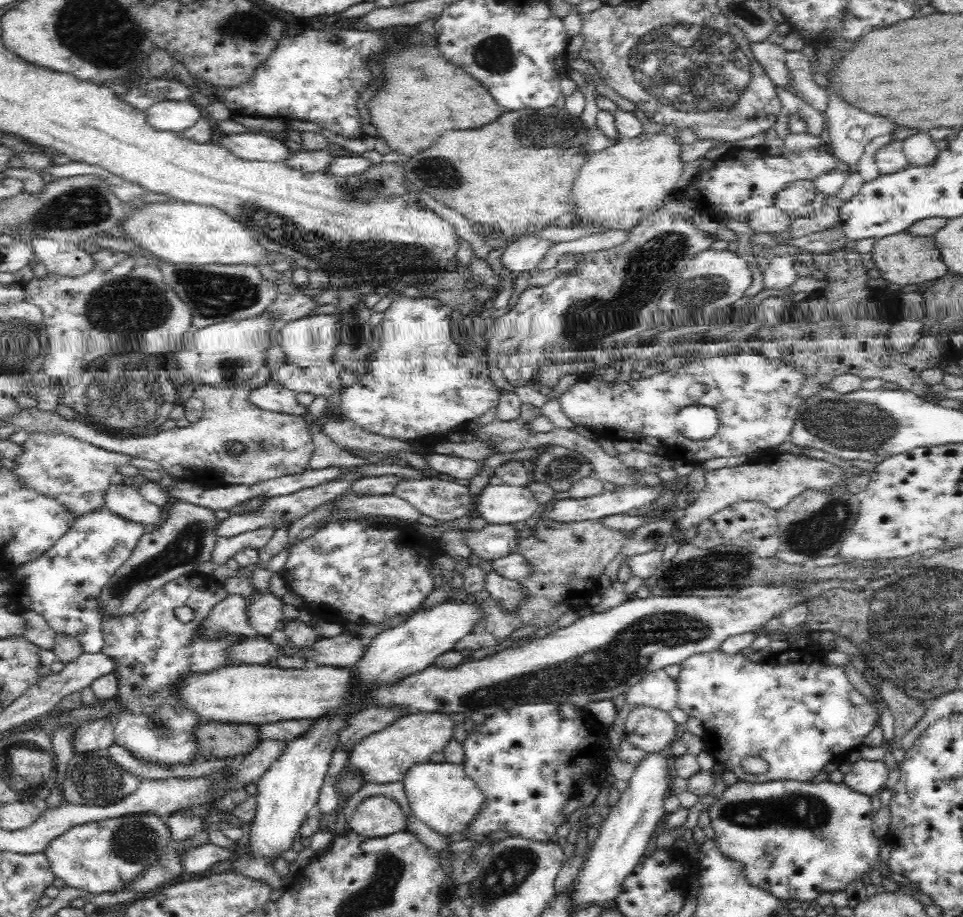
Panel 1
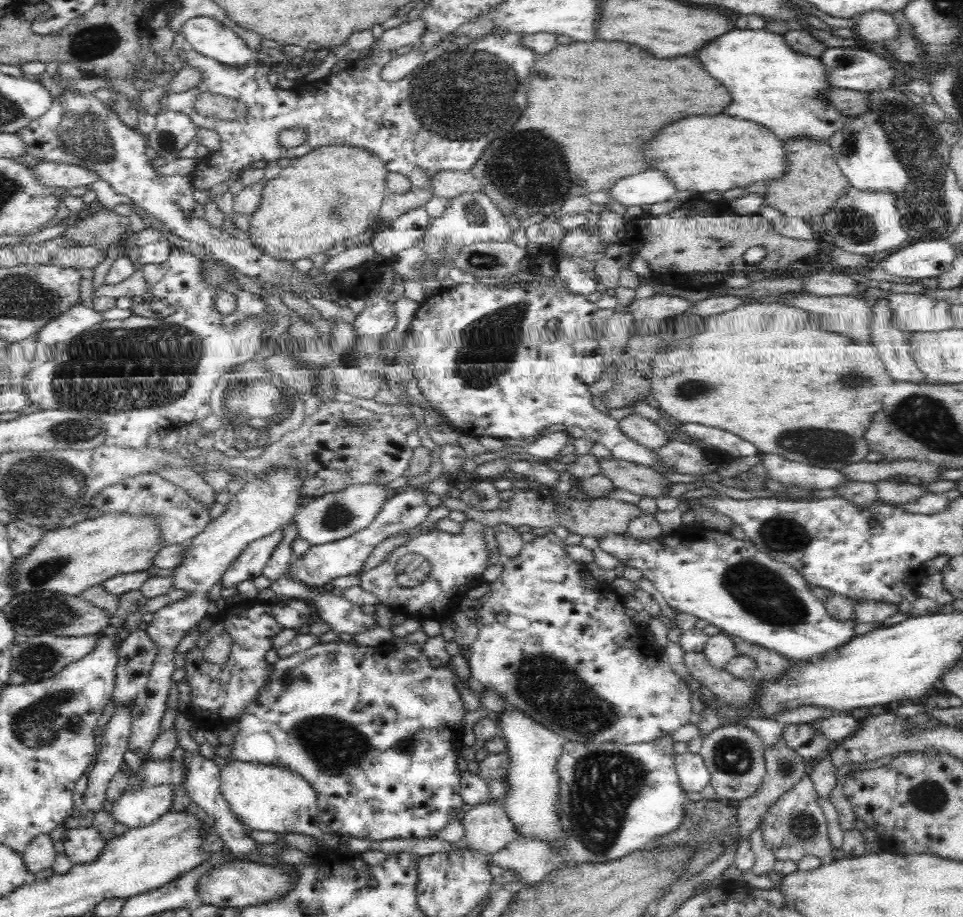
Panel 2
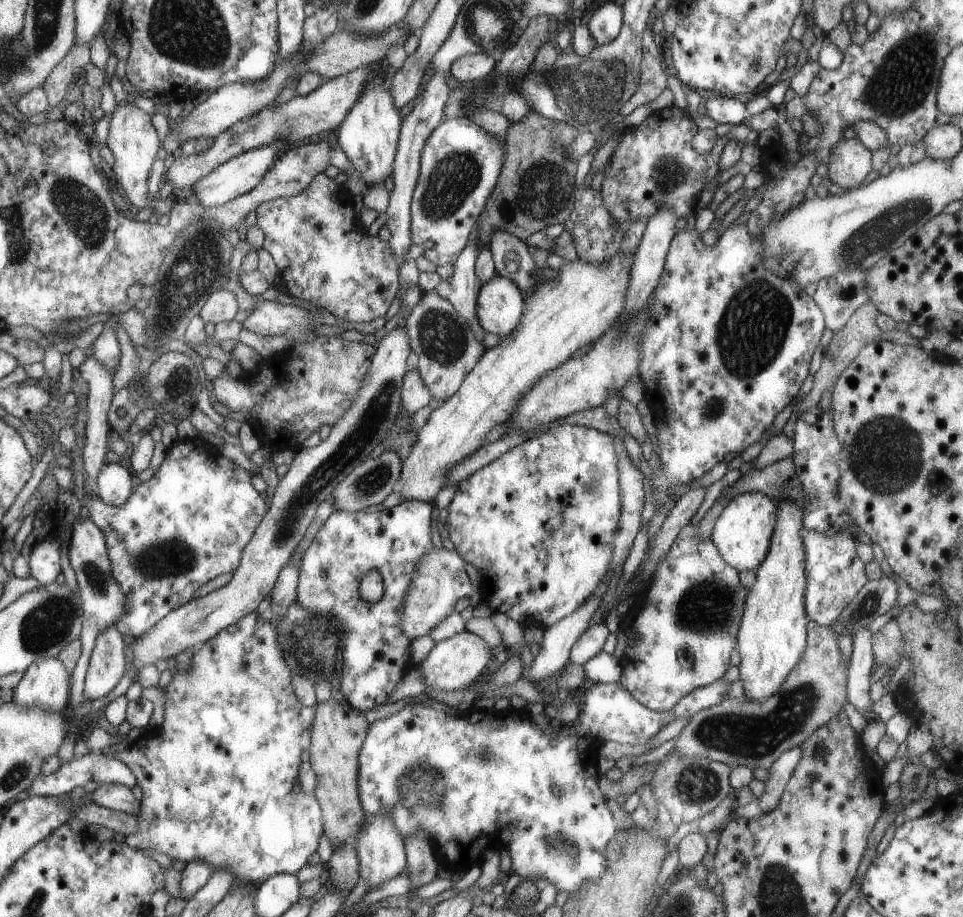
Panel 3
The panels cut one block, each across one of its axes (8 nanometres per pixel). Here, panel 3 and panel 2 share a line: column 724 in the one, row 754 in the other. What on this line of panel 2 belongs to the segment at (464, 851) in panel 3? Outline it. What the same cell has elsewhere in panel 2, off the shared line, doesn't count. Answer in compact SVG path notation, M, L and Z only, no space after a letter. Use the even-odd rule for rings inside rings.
M686 752L675 756L676 775L678 775L680 787L686 794L702 792L709 784L710 773L699 754Z

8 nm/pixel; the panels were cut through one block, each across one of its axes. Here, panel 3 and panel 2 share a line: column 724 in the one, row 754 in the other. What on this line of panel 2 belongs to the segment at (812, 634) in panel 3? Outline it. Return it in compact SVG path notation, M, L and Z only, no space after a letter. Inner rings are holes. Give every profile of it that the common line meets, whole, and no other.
M744 724L718 727L708 733L702 743L699 756L710 773L709 784L713 786L716 798L741 801L760 788L767 773L765 746L750 727Z

